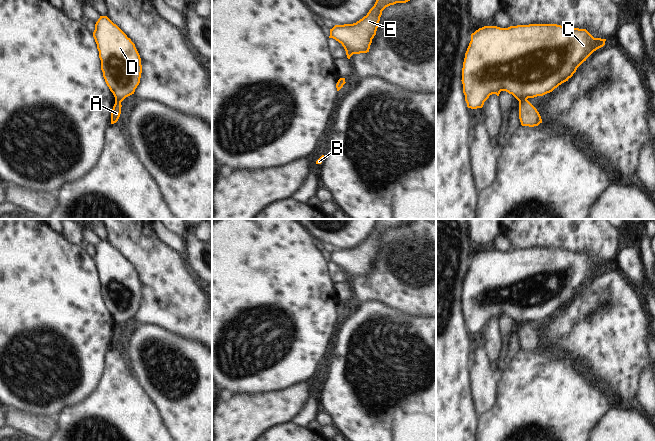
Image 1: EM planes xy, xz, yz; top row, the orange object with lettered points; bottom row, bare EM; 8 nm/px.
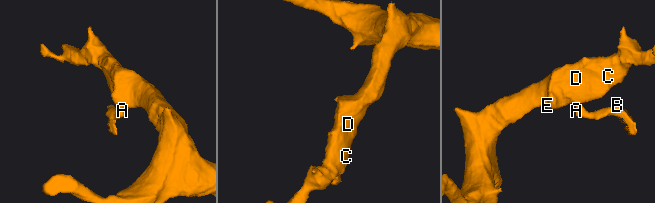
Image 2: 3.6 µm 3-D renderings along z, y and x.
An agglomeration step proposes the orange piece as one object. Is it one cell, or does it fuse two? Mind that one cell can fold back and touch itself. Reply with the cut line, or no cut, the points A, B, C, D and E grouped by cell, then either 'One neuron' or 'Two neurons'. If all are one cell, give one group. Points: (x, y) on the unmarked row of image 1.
Split along yz (526, 323), (519, 326). Groups: A B / C D E. Two neurons.

